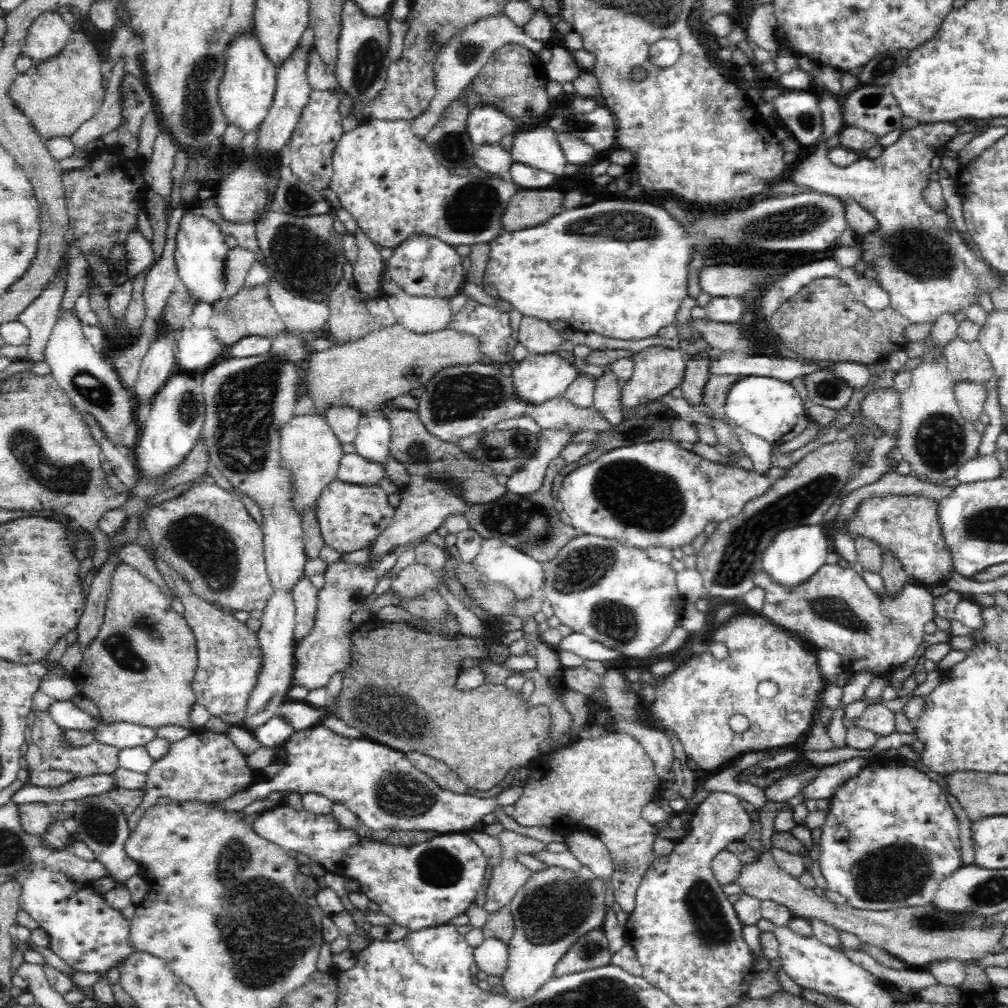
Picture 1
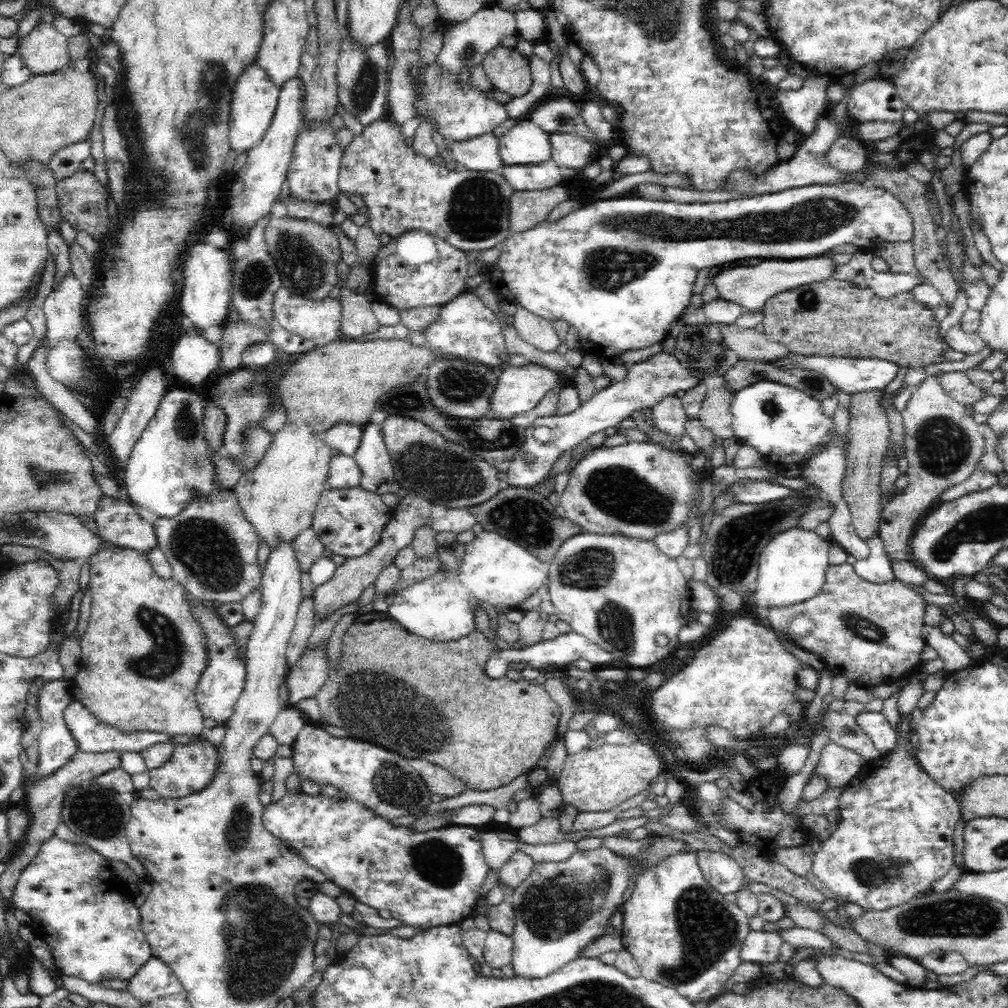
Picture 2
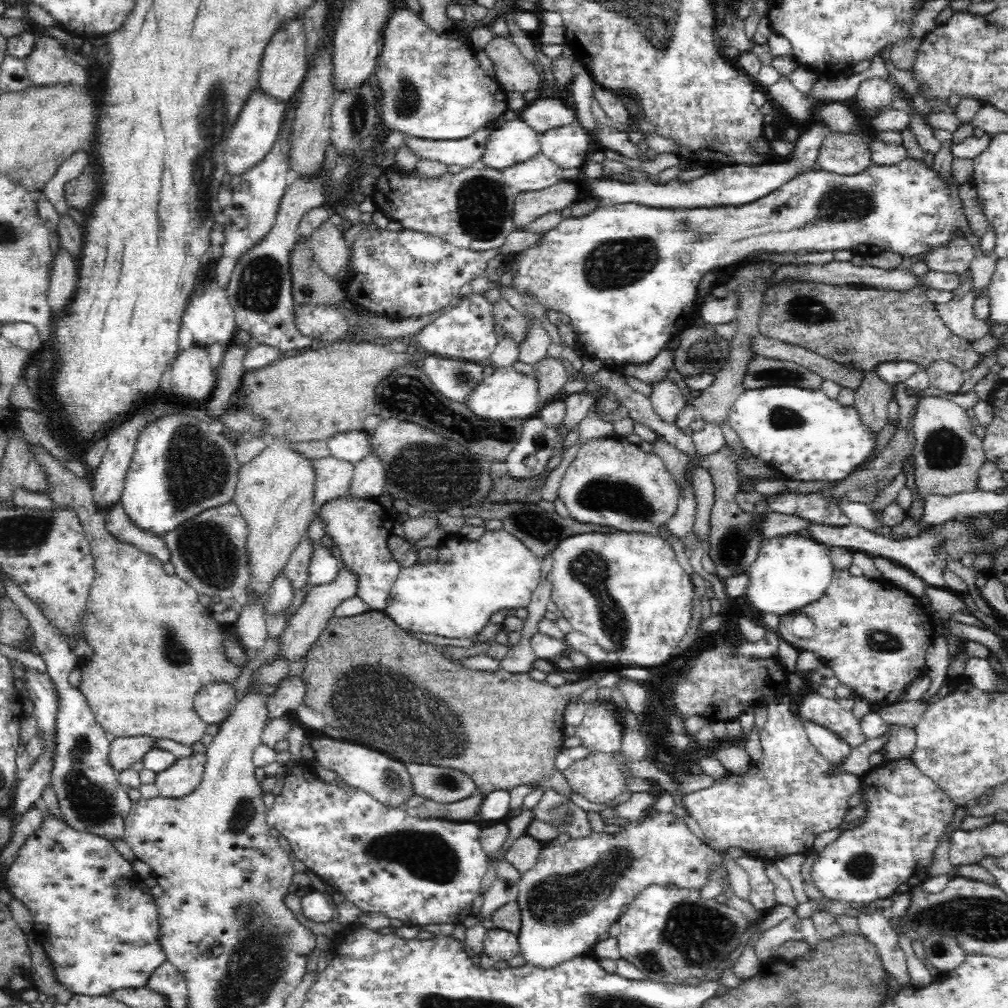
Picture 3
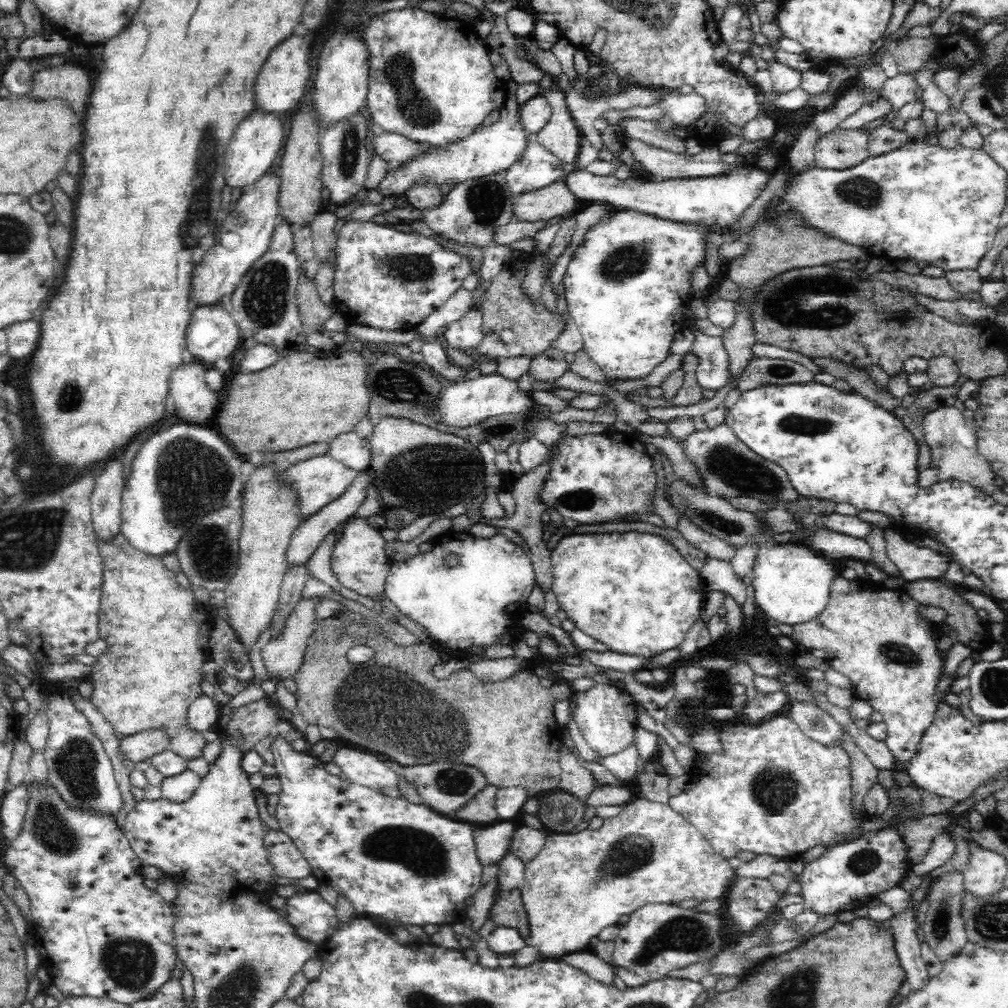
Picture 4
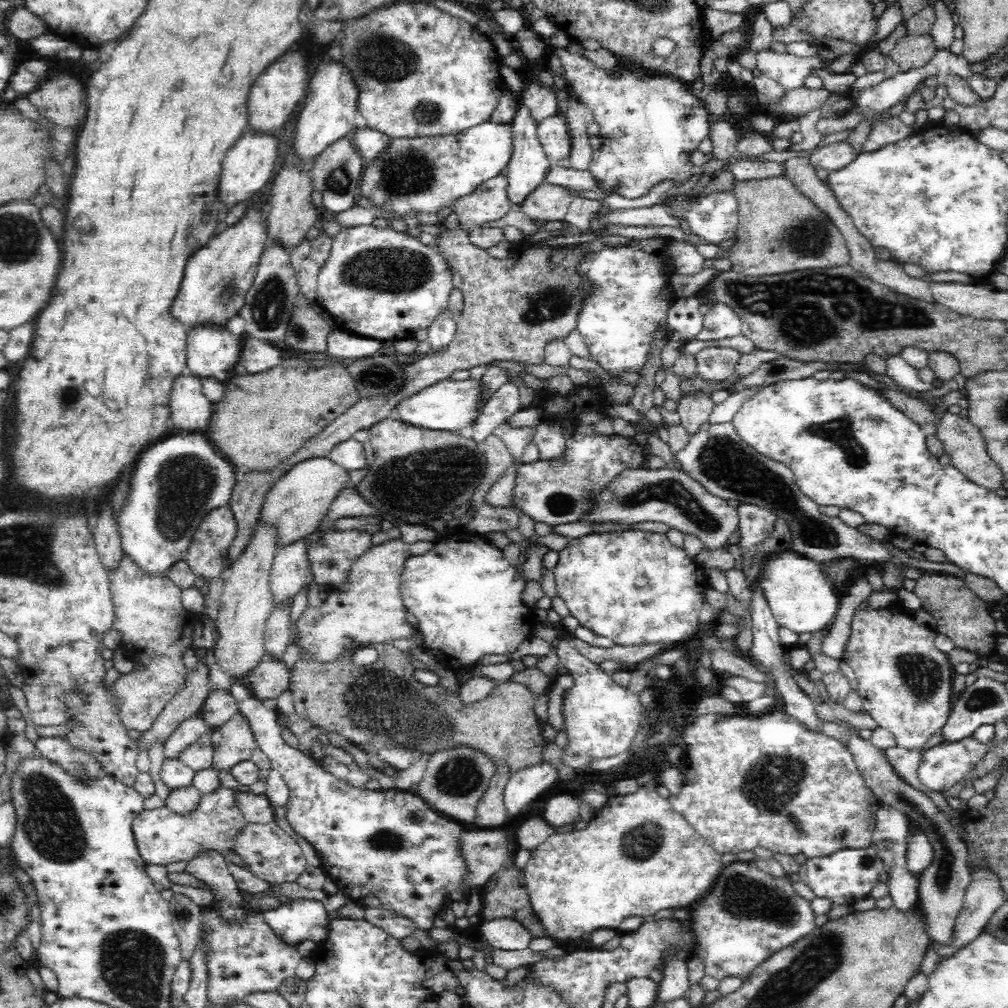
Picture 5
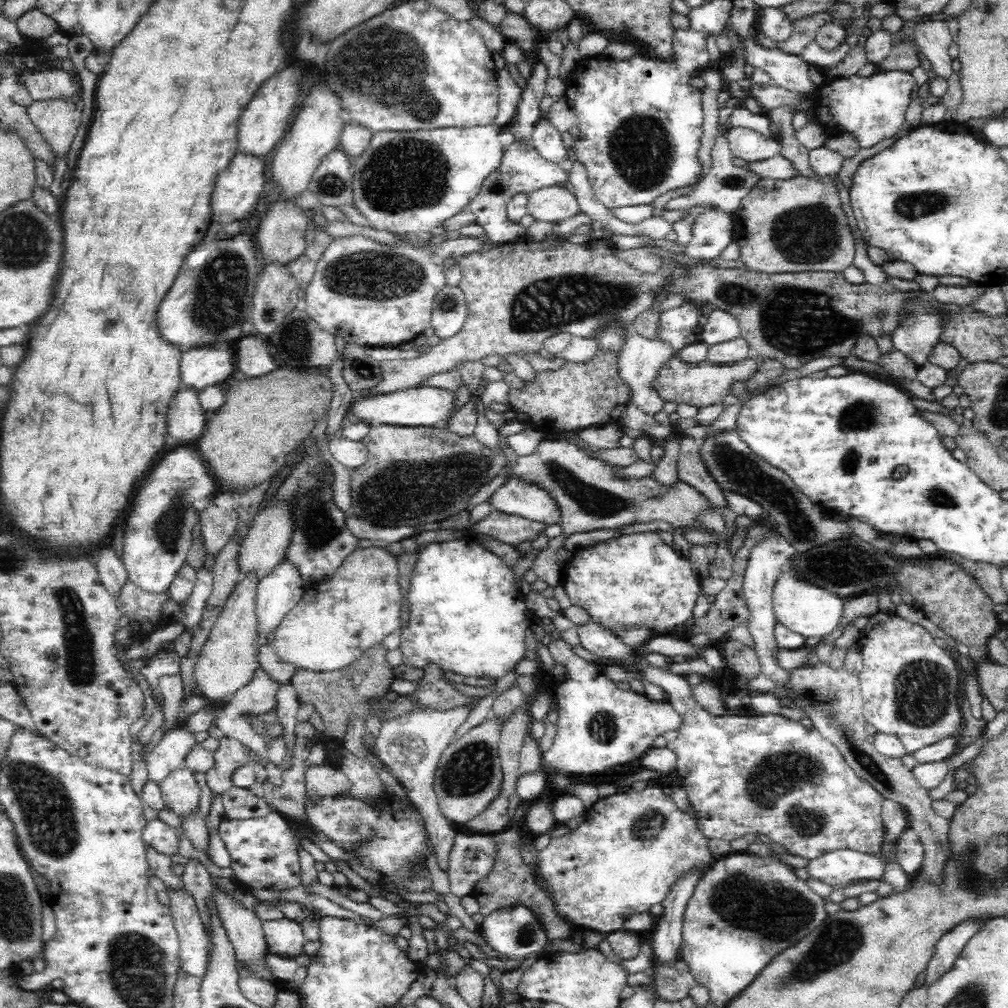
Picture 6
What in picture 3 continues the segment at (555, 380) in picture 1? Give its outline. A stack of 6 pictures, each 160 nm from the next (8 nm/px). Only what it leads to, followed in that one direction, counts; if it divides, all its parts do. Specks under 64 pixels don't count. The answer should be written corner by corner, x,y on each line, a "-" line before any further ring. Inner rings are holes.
513,367
493,370
492,376
484,377
464,399
466,408
472,414
484,420
528,419
536,417
537,410
537,382
534,376
520,375

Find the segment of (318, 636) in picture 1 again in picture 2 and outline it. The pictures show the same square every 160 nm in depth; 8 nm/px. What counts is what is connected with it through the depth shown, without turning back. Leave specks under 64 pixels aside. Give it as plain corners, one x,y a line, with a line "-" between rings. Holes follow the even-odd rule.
325,646
306,649
285,676
288,698
282,701
283,708
296,707
300,700
314,698
326,680
327,664

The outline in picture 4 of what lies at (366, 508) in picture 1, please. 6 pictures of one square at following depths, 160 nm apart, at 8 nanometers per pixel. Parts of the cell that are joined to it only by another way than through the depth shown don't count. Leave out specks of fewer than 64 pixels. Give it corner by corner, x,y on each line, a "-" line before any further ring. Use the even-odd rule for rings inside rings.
351,517
329,556
332,575
344,588
350,588
358,594
370,596
380,591
384,594
386,578
390,572
389,565
386,565
386,543
381,533
370,528
362,517

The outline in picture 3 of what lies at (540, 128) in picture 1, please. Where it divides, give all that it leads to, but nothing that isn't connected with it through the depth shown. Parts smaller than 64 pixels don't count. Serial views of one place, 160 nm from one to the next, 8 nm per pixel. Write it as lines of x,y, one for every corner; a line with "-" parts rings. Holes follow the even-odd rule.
520,117
494,129
486,139
477,166
502,171
541,152
538,133

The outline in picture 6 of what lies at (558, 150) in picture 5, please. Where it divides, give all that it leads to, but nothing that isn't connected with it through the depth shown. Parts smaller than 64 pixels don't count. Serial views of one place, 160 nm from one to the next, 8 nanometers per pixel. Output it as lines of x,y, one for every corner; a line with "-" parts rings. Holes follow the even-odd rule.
546,117
541,118
534,125
531,140
533,147
542,158
554,163
559,163
560,160
567,158
561,133

